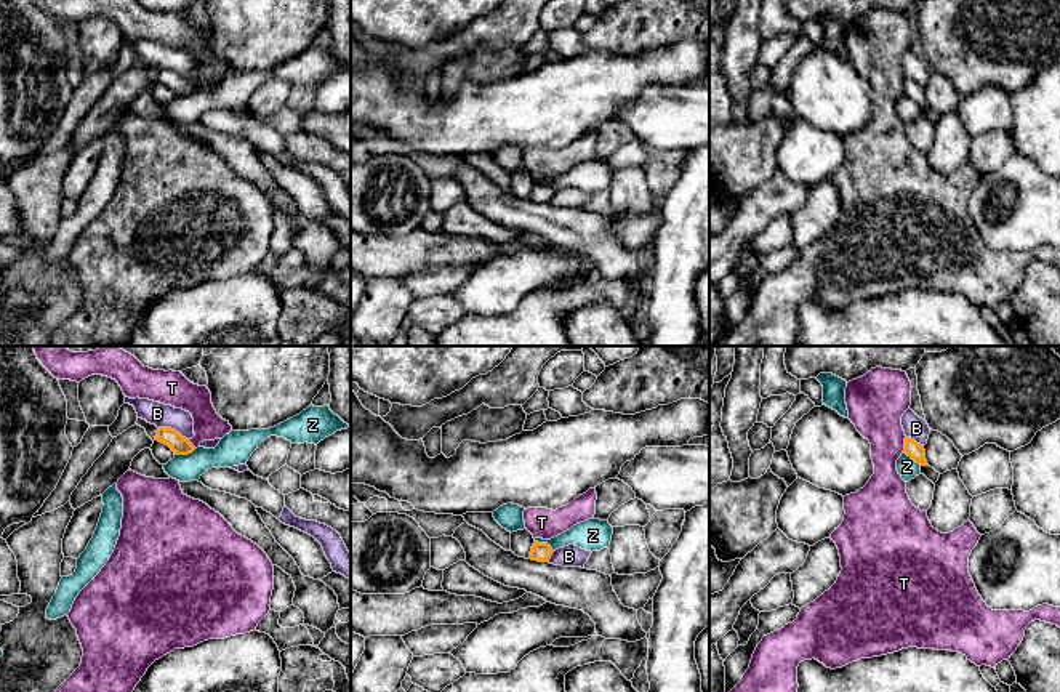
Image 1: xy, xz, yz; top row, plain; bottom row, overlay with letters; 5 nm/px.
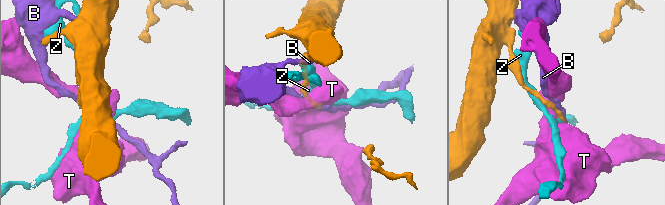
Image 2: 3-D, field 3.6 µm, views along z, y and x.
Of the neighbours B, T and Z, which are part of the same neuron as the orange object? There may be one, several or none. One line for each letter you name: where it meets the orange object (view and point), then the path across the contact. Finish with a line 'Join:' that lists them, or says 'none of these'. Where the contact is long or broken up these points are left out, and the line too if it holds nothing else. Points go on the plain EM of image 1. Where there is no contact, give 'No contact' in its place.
Join: none of these

